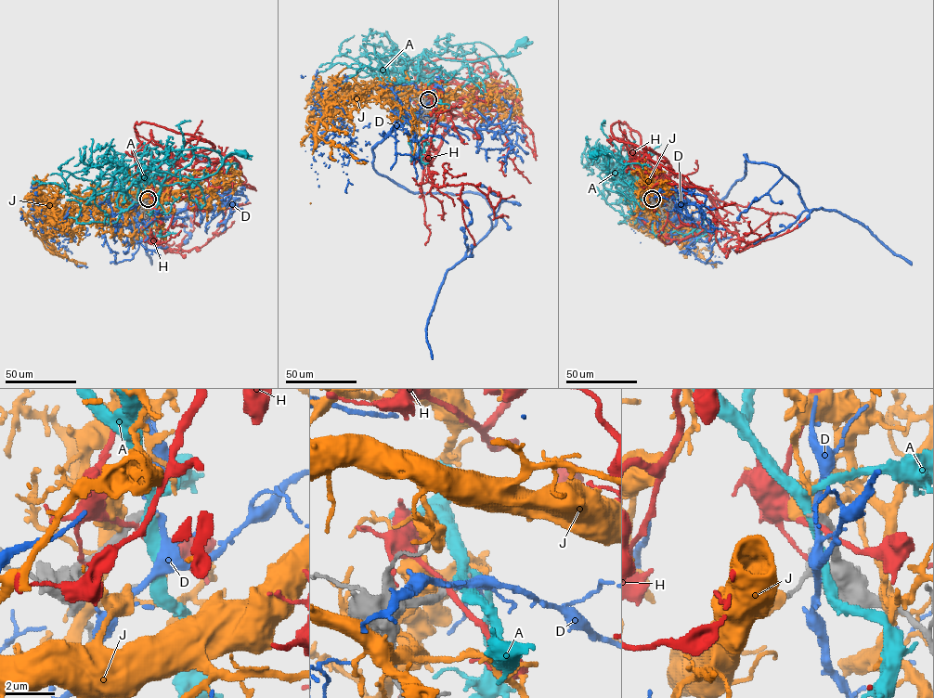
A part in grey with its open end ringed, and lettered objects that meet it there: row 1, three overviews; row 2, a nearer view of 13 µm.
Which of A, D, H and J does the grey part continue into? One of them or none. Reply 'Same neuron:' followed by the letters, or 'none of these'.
Same neuron: none of these

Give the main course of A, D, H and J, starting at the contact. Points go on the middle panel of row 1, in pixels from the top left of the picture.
A: (428, 99), (421, 73), (422, 55), (471, 61), (505, 56), (521, 42)
D: (429, 99), (372, 148), (372, 167), (413, 192), (480, 194), (496, 223), (447, 273), (426, 329), (432, 358)
H: (428, 100), (442, 103), (434, 115), (448, 118), (428, 173), (433, 186), (462, 185), (471, 253)
J: (427, 100), (382, 96), (364, 98), (360, 105), (346, 99), (329, 106), (316, 134), (366, 163)

